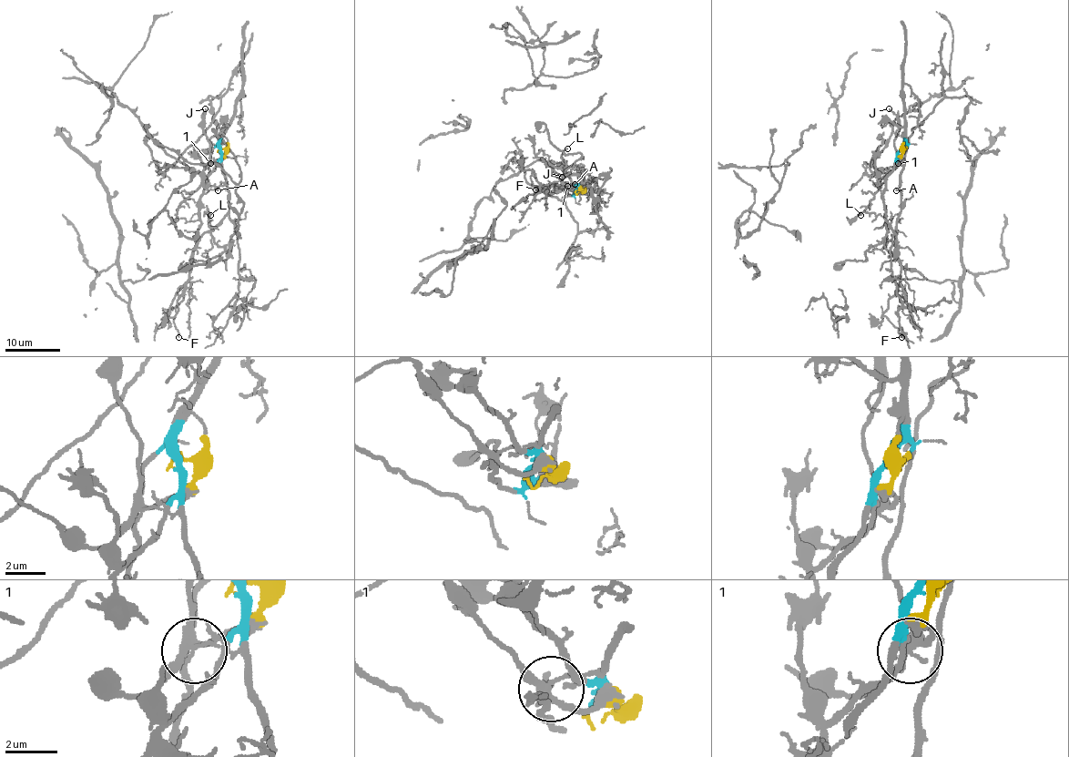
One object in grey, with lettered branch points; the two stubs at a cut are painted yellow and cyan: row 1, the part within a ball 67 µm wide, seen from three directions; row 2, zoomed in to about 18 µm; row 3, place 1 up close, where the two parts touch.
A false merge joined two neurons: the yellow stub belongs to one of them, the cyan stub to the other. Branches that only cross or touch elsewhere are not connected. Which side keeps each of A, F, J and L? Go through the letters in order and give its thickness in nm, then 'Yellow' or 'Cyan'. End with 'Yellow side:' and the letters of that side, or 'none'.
A: Thickness 110 nm. Cyan
F: Thickness 120 nm. Cyan
J: Thickness 150 nm. Yellow
L: Thickness 130 nm. Cyan
Yellow side: J

